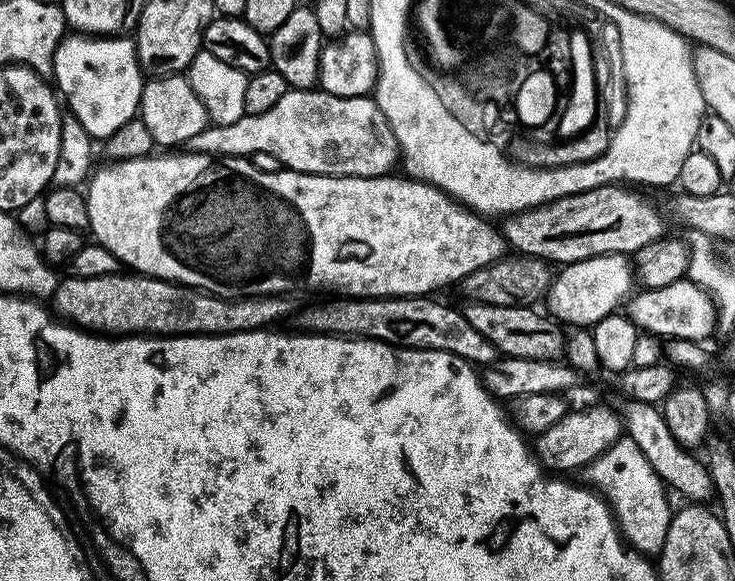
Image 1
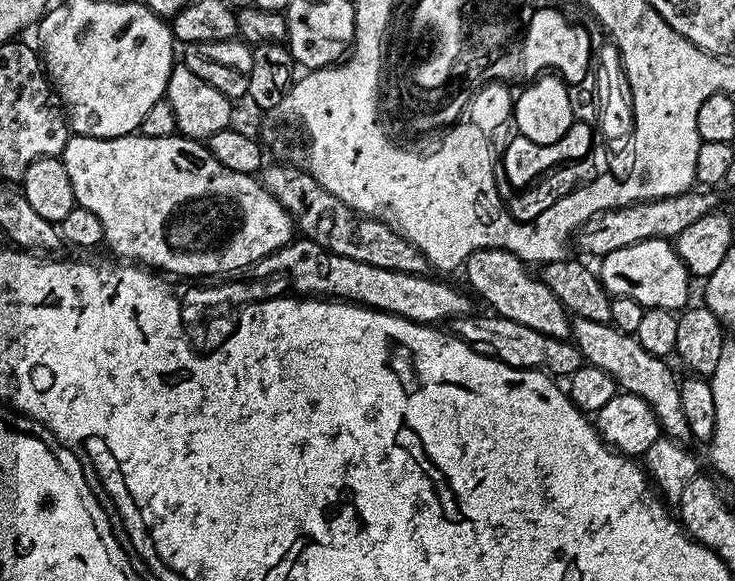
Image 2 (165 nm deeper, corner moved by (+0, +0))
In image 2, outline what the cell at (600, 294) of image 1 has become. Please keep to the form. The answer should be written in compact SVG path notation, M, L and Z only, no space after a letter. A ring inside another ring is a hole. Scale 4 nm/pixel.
M651 239L622 246L606 253L599 261L598 275L609 296L621 300L636 300L643 308L680 310L689 303L690 273L675 247L667 239Z

